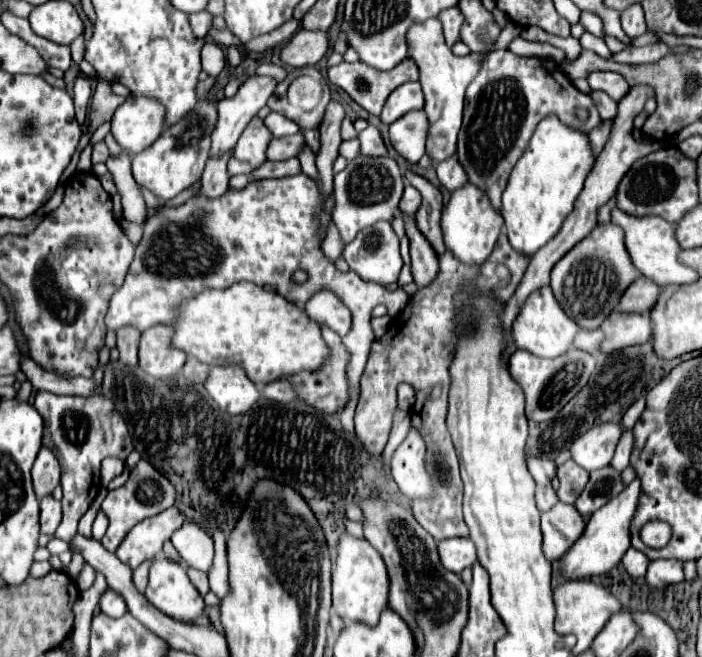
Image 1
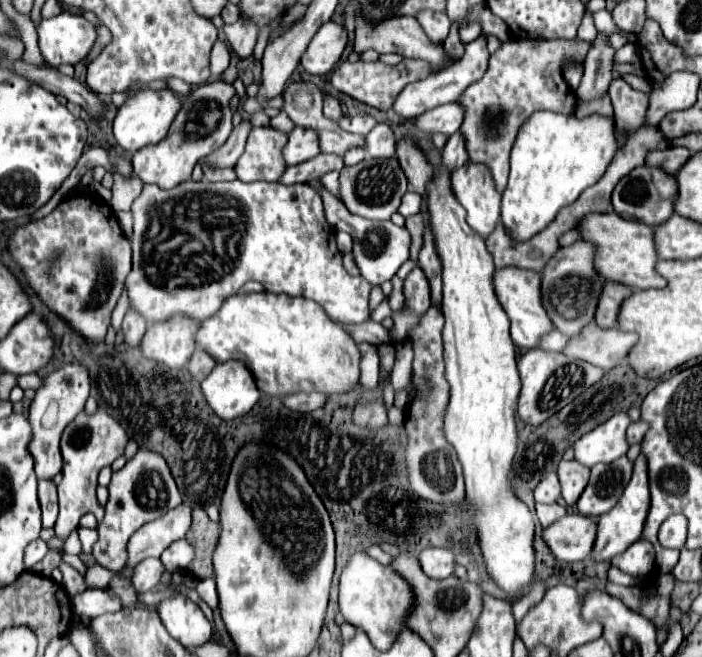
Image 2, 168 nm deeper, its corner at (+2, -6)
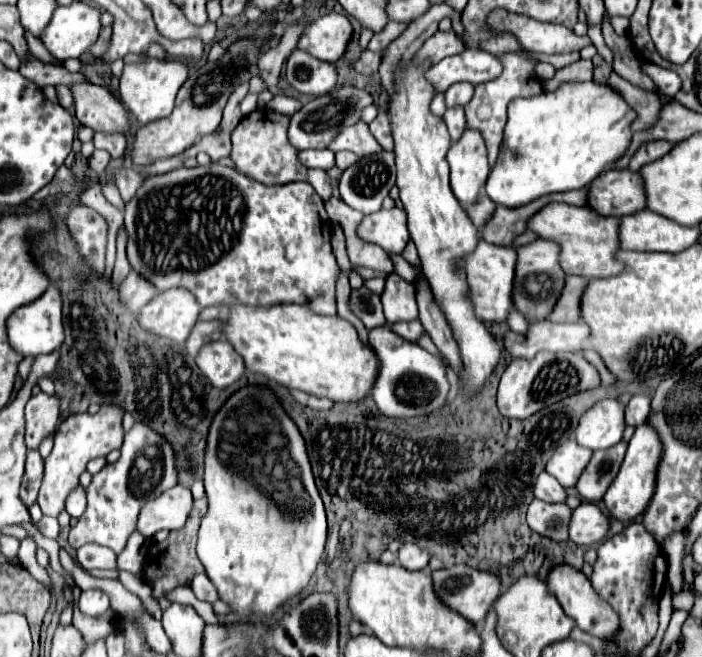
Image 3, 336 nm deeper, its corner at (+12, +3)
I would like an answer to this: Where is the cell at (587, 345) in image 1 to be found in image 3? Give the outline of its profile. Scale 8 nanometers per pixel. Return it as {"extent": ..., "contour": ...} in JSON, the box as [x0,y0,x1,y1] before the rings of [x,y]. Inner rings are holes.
{"extent":[506,310,528,334],"contour":[[[516,310],[508,316],[508,322],[506,324],[510,326],[510,330],[514,330],[518,334],[526,334],[528,332],[528,320],[520,312],[516,312]]]}

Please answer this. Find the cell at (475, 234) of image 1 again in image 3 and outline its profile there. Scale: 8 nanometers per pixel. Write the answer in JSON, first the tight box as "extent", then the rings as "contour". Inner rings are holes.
{"extent":[446,128,490,206],"contour":[[[466,128],[462,138],[450,146],[446,160],[450,164],[450,188],[454,196],[464,206],[476,202],[490,174],[482,134]]]}

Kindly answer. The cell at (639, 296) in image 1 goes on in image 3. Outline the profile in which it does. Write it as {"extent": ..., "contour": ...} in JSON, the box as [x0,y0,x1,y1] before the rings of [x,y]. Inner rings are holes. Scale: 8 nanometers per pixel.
{"extent":[546,276,586,322],"contour":[[[566,276],[564,290],[556,302],[556,310],[546,318],[550,322],[580,322],[580,296],[586,280],[580,276]]]}

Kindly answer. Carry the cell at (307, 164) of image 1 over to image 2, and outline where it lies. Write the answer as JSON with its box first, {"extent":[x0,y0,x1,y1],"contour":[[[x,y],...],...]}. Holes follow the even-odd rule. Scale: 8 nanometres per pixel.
{"extent":[316,187,410,285],"contour":[[[318,187],[316,189],[324,201],[324,213],[326,213],[326,219],[328,223],[338,229],[338,231],[348,231],[354,239],[354,261],[360,269],[360,275],[374,283],[374,285],[382,285],[384,281],[392,279],[396,275],[396,271],[402,267],[402,263],[408,259],[408,249],[410,249],[410,235],[406,231],[406,227],[396,227],[392,221],[366,221],[358,215],[352,215],[344,203],[332,195],[328,189],[324,187]]]}

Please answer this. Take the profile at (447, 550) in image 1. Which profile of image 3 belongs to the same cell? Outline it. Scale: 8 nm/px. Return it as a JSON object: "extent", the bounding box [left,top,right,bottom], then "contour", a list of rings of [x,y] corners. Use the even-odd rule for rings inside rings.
{"extent":[398,542,428,570],"contour":[[[406,542],[402,544],[402,548],[398,550],[398,562],[400,566],[404,566],[406,570],[422,570],[428,566],[428,552],[422,550],[418,544],[412,544],[412,542]]]}

